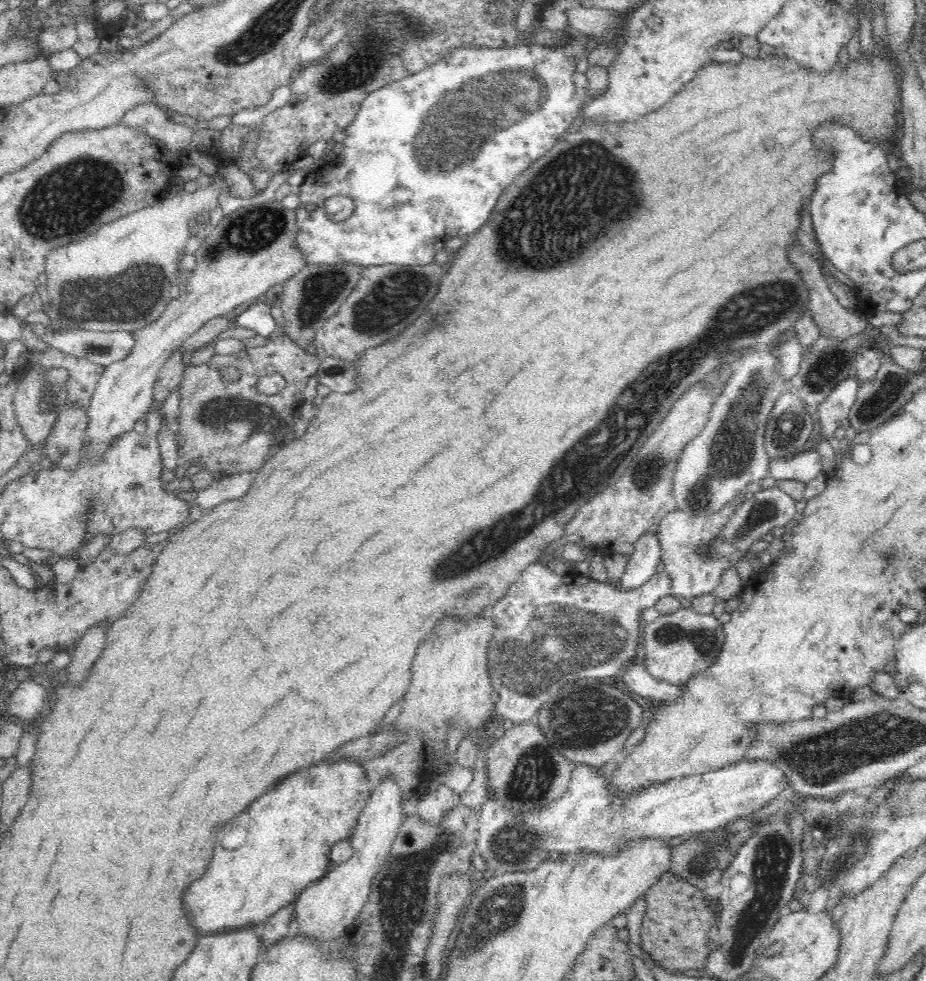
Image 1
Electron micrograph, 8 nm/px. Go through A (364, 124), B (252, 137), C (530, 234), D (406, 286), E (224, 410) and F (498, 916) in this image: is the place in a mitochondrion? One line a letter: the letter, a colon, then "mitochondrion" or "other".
A: other
B: other
C: mitochondrion
D: mitochondrion
E: mitochondrion
F: mitochondrion

